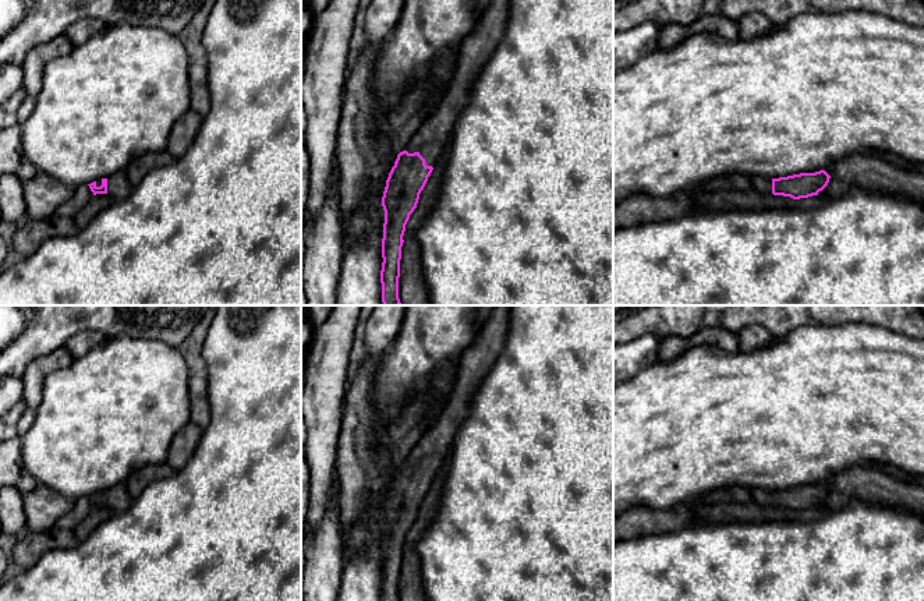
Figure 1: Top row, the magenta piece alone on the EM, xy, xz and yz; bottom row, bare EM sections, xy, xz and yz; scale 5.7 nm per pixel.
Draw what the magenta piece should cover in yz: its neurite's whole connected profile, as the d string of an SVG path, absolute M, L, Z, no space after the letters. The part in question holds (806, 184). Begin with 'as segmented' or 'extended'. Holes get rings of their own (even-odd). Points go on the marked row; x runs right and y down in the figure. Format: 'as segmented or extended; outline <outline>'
extended; outline M819 170L815 173L800 173L779 178L753 176L751 183L754 190L762 194L800 199L818 195L818 192L828 185L829 178L831 176L825 170Z

